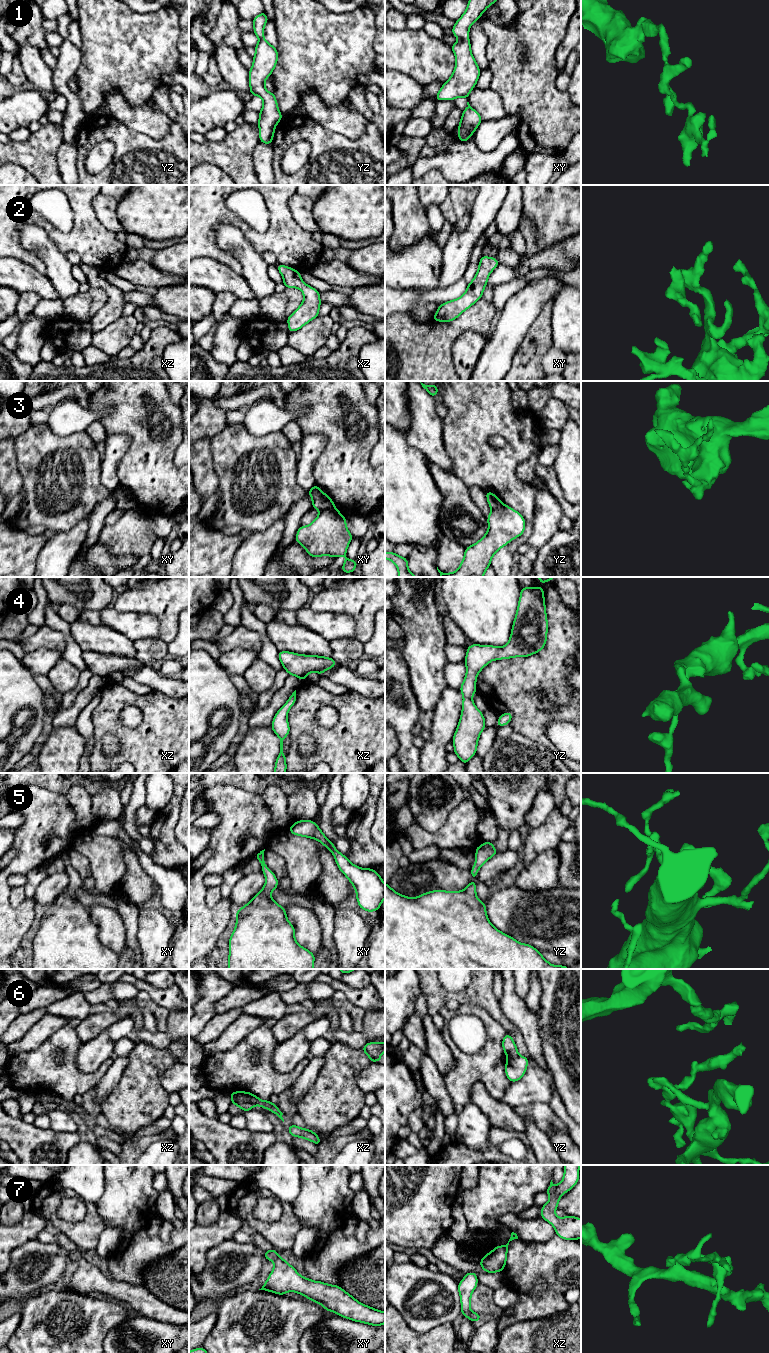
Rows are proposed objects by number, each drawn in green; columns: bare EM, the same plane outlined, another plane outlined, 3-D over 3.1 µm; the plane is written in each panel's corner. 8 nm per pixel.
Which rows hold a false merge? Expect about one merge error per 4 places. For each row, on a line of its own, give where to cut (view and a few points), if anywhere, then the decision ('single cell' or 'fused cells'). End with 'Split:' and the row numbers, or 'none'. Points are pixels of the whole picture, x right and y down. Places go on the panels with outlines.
1: no cut | single cell
2: no cut | single cell
3: xy (333, 507), (320, 510) | fused cells
4: no cut | single cell
5: no cut | single cell
6: xz (246, 1092), (245, 1097), (253, 1105) | fused cells
7: no cut | single cell
Split: 3, 6

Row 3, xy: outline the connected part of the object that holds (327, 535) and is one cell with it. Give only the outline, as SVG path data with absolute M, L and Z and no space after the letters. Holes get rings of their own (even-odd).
M322 509L317 518L307 526L300 526L295 541L300 543L311 557L343 556L343 573L351 573L357 567L357 560L346 557L348 545L353 539L348 531L346 517L338 509Z

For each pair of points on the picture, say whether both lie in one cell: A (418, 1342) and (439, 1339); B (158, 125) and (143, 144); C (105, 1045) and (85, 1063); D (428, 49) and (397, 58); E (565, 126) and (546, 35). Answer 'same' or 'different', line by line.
A: same
B: different
C: same
D: same
E: same

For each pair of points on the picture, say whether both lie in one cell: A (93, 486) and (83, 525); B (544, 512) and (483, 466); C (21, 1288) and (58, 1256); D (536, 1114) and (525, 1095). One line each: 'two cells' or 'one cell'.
A: two cells
B: two cells
C: one cell
D: two cells

